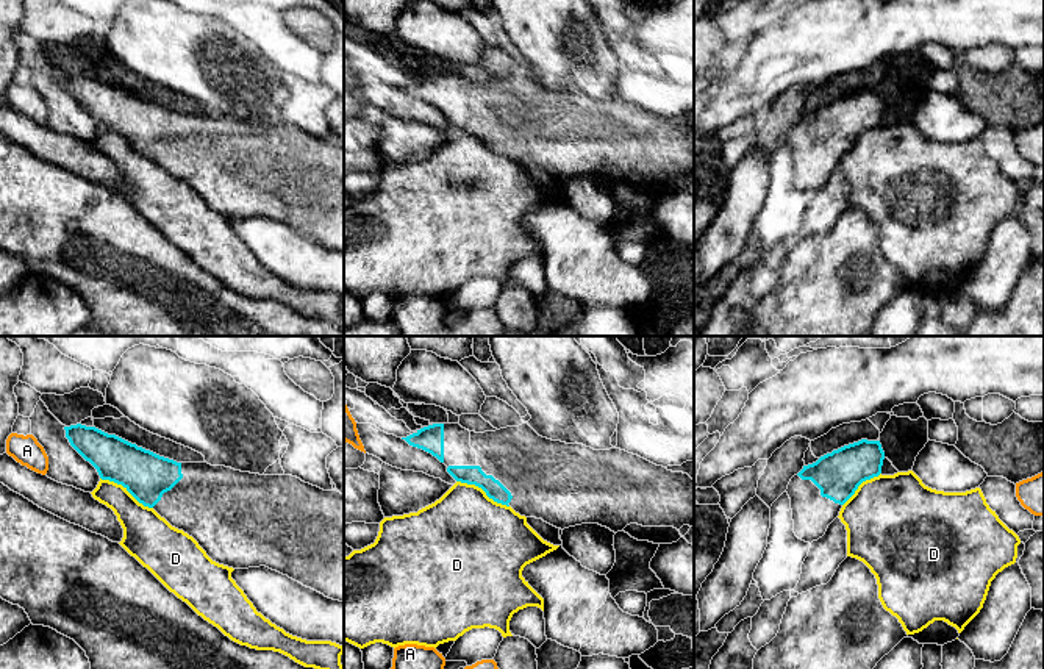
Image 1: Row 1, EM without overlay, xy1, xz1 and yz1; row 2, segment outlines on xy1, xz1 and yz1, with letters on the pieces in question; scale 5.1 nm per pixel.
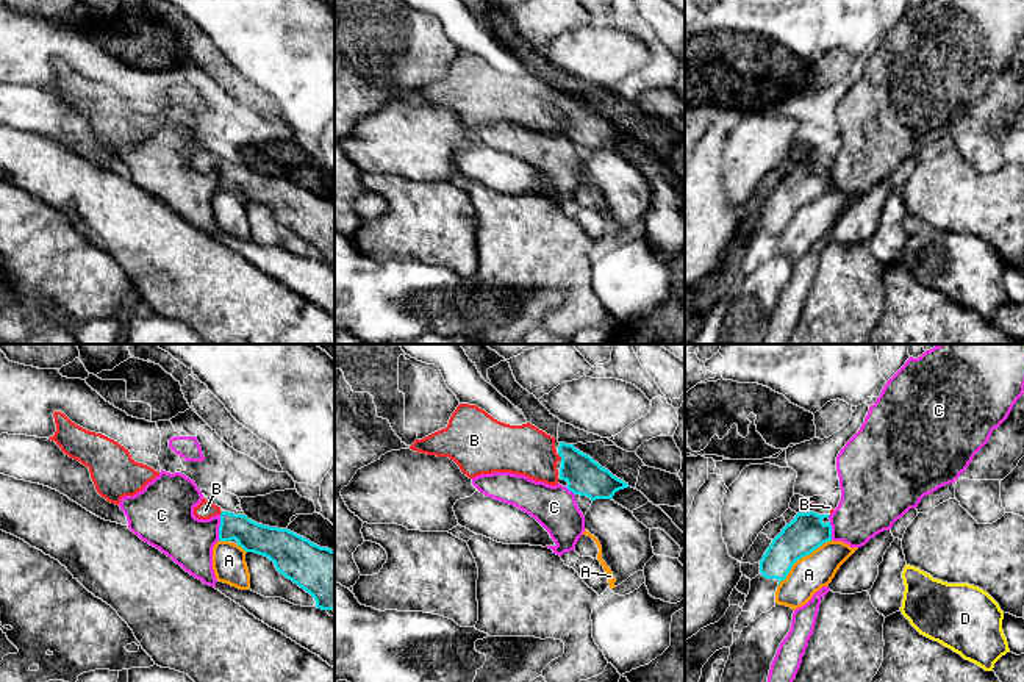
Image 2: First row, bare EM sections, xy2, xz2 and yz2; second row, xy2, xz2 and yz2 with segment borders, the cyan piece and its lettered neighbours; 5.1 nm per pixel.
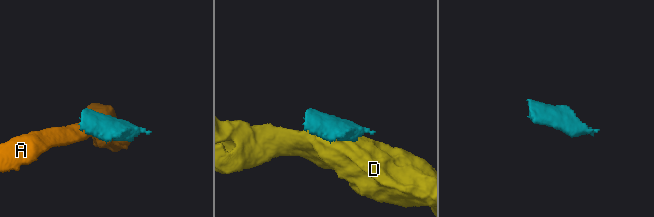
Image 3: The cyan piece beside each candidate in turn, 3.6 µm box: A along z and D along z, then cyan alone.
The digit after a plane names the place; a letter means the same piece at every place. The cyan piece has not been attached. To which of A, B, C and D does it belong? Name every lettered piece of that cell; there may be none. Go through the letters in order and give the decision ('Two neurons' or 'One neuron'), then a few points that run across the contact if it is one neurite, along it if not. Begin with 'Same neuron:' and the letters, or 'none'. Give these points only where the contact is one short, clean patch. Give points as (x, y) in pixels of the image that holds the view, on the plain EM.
Same neuron: B
A: Two neurons. Line: yz2 (832, 190), (802, 205), (779, 235)
B: One neuron
C: Two neurons. Line: xy2 (221, 165), (218, 190)
D: Two neurons. Line: xy1 (100, 127), (121, 133), (139, 152), (152, 158)

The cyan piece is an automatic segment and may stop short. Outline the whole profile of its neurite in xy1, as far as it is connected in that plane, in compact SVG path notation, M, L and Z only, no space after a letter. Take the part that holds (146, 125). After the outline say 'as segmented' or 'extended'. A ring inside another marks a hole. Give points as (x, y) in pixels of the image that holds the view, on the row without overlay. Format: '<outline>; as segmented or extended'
M77 73L64 80L70 95L97 119L102 130L122 134L139 153L192 186L213 211L233 219L266 216L328 249L344 252L344 144L324 141L292 125L259 125L208 113L177 113L95 77Z; extended

